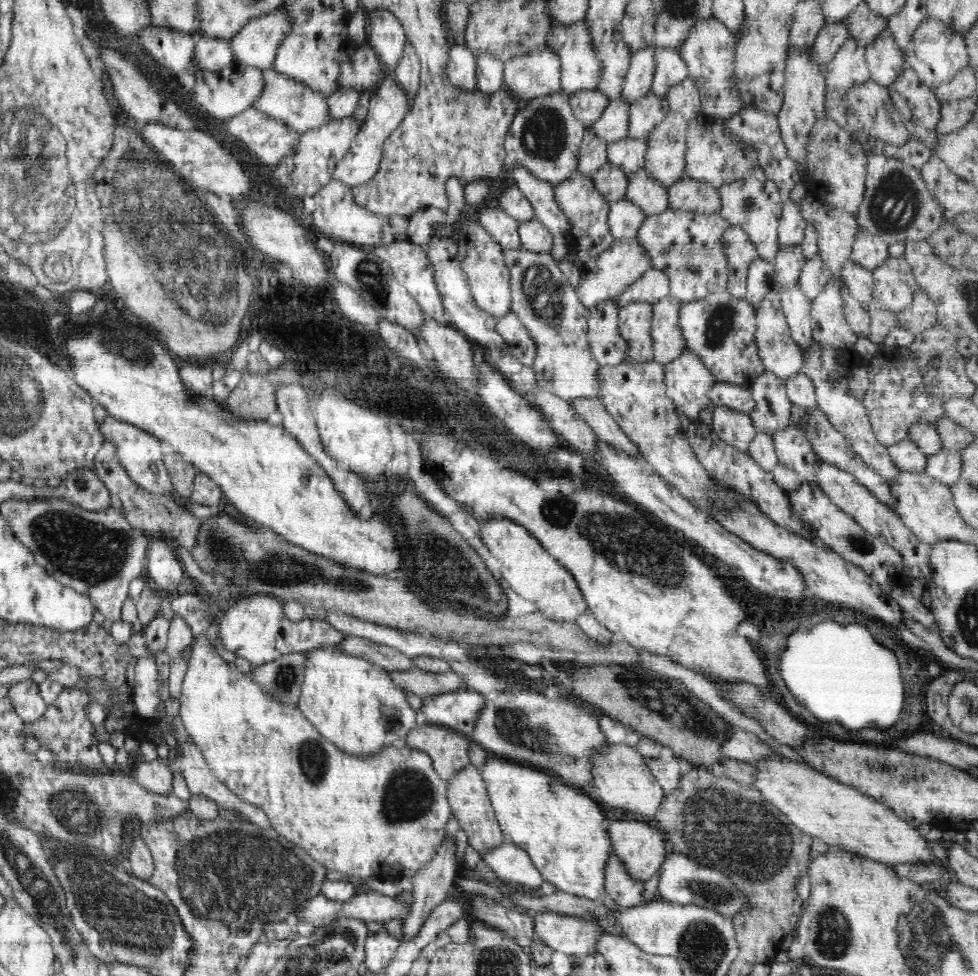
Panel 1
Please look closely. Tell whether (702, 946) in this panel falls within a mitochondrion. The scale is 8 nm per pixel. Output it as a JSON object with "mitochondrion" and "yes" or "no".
{"mitochondrion":"yes"}

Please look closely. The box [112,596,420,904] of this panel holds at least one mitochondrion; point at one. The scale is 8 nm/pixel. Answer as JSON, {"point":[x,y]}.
{"point":[314,759]}

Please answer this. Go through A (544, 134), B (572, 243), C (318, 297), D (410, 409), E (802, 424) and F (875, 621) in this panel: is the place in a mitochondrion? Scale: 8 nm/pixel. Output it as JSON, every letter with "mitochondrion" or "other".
{"A":"mitochondrion","B":"other","C":"other","D":"other","E":"other","F":"other"}

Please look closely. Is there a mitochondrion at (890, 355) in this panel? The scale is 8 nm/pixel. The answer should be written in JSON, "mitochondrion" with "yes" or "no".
{"mitochondrion":"no"}

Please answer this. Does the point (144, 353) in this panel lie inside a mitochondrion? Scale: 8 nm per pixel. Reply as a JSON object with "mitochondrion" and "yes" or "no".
{"mitochondrion":"yes"}

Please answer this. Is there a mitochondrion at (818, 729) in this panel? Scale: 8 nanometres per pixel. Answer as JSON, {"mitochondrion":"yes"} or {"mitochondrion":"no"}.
{"mitochondrion":"no"}

